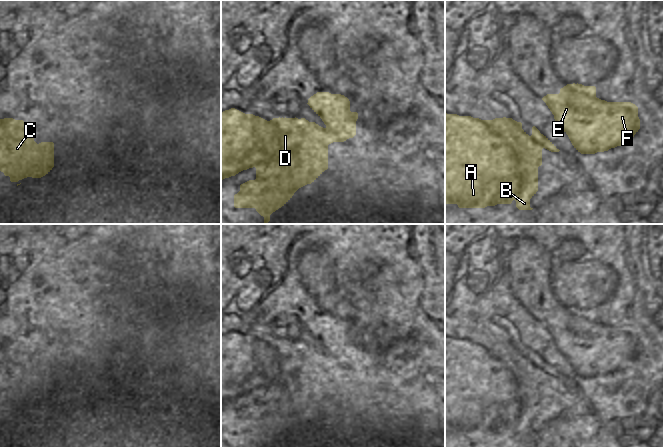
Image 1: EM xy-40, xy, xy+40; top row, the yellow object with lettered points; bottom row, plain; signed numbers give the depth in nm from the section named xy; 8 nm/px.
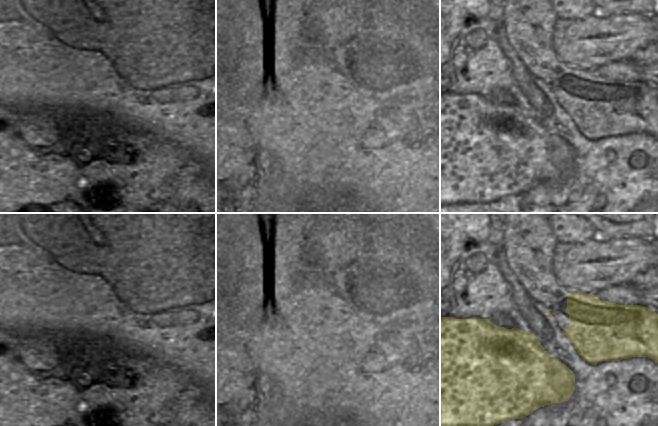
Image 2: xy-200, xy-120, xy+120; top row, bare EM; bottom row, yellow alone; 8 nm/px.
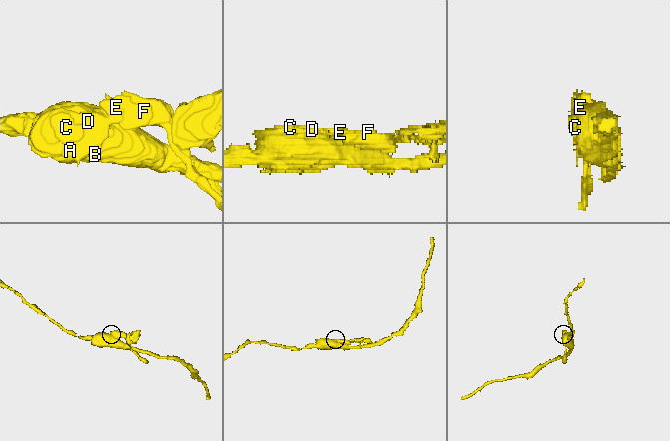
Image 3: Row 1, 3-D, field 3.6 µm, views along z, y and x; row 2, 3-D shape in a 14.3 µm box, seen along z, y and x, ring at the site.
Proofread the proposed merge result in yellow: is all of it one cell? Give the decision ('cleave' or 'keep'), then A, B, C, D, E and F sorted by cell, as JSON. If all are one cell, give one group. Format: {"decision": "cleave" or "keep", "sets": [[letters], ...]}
{"decision": "cleave", "sets": [["A", "B", "C", "D"], ["E", "F"]]}

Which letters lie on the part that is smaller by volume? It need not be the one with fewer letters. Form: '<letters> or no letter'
E, F.

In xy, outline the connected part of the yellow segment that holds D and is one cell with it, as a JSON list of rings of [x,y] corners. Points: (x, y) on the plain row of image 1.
[[[231,332],[221,336],[221,404],[255,391],[256,403],[240,409],[240,415],[234,419],[234,431],[255,432],[264,441],[264,448],[268,448],[270,439],[284,430],[299,412],[311,408],[328,393],[328,369],[344,365],[329,352],[323,352],[305,342],[279,341],[267,345]]]

